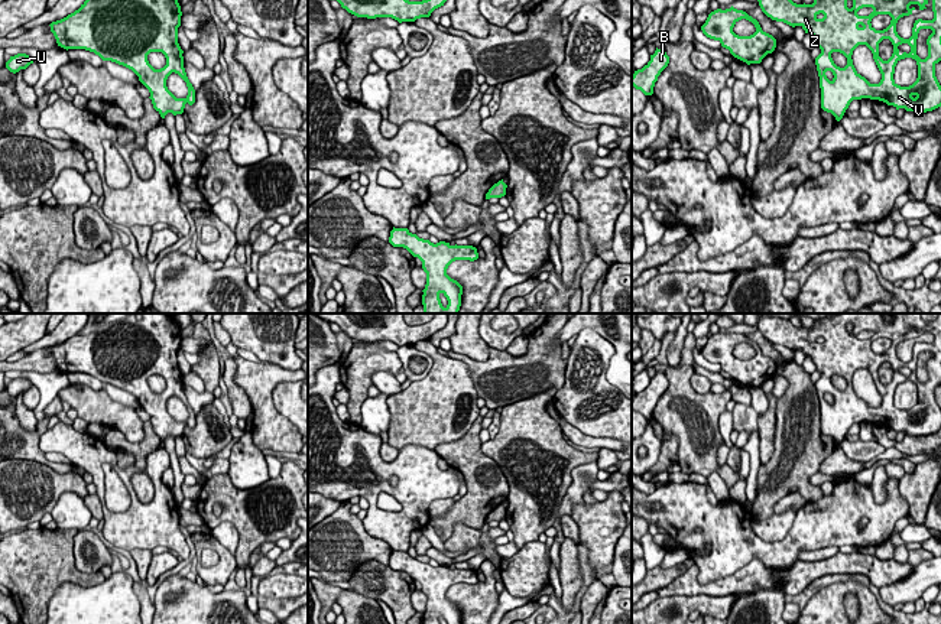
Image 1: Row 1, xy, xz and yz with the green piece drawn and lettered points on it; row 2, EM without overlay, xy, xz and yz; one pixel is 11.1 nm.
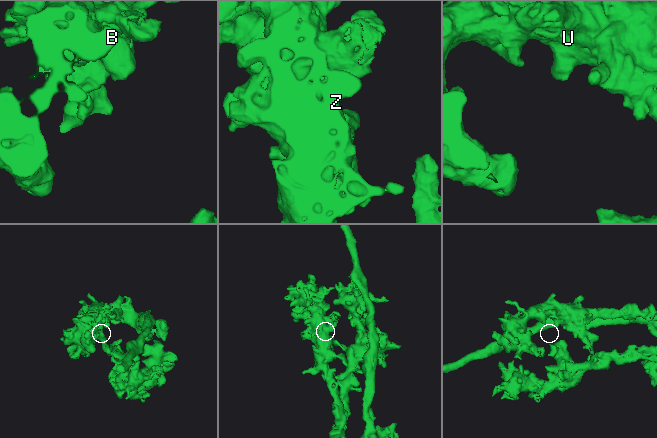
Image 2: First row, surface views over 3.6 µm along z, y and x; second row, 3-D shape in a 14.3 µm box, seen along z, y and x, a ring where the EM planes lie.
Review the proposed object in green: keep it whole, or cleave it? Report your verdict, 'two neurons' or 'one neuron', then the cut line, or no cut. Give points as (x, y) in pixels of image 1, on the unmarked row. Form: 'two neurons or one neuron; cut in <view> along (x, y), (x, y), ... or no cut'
one neuron; no cut

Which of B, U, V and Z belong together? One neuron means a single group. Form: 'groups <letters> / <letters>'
groups B U V Z

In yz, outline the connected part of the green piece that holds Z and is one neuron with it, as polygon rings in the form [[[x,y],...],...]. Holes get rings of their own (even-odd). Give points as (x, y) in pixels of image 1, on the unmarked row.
[[[838,313],[835,316],[827,316],[817,319],[812,328],[796,328],[789,319],[759,315],[759,329],[762,335],[776,345],[783,345],[792,351],[801,350],[805,357],[811,357],[817,371],[821,377],[815,381],[815,389],[820,400],[821,412],[821,432],[831,436],[837,445],[840,445],[853,423],[870,422],[893,429],[896,433],[905,432],[914,436],[927,436],[941,430],[941,409],[935,400],[935,389],[941,384],[941,313],[937,313],[937,319],[932,321],[932,344],[918,342],[912,351],[912,360],[903,363],[896,355],[896,347],[901,341],[912,338],[915,331],[919,334],[927,332],[927,321],[922,319],[922,313],[893,313],[890,321],[885,321],[882,313]],[[877,338],[889,338],[892,341],[890,348],[883,354],[876,354],[872,350],[872,342]],[[921,352],[931,352],[932,357],[927,363],[928,380],[921,383],[916,378],[916,363]],[[883,363],[889,363],[893,368],[893,377],[888,384],[879,380],[879,367]],[[859,368],[866,368],[882,397],[879,407],[870,407],[861,400],[853,389],[853,374]],[[840,376],[847,381],[847,389],[840,391],[834,387],[831,377]],[[912,381],[918,389],[918,402],[909,410],[901,410],[895,406],[895,390],[901,383]]]

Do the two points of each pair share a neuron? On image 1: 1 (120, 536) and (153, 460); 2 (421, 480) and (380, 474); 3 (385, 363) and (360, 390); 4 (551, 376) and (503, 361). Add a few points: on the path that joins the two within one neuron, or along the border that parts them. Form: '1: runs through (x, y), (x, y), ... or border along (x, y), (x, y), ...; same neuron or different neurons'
1: runs through (140, 519), (159, 500), (156, 480); same neuron
2: runs through (411, 470), (390, 470); same neuron
3: runs through (376, 363), (360, 377), (360, 382); same neuron
4: runs through (539, 374), (515, 373); same neuron

